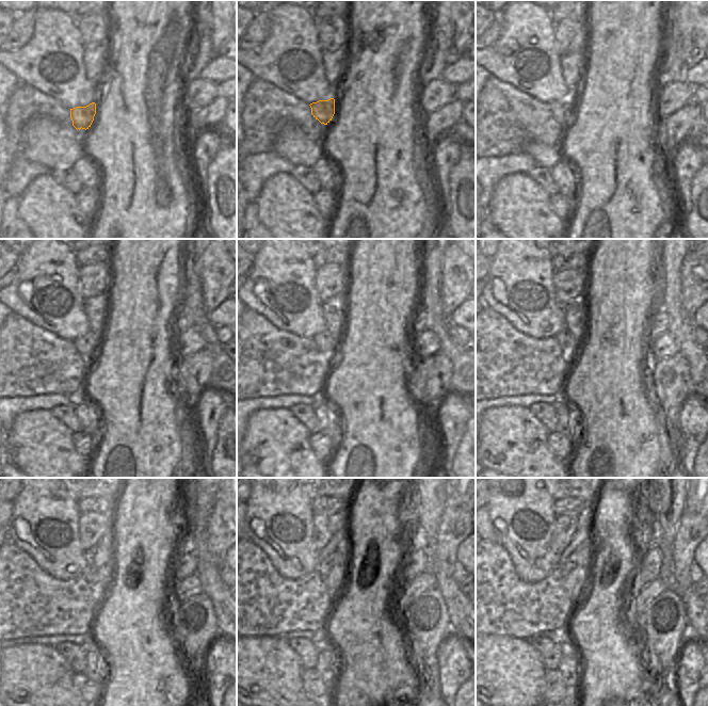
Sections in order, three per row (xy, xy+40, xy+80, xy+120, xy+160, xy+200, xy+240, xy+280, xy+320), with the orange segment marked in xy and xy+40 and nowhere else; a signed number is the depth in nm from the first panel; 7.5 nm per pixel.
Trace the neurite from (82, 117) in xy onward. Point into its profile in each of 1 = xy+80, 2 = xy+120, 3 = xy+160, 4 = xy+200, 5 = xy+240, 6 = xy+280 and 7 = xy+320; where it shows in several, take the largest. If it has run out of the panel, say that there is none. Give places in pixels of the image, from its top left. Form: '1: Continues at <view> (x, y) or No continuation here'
1: Continues at xy+80 (561, 110)
2: Continues at xy+120 (86, 346)
3: Continues at xy+160 (325, 341)
4: Continues at xy+200 (565, 338)
5: Continues at xy+240 (89, 572)
6: Continues at xy+280 (342, 556)
7: Continues at xy+320 (583, 556)

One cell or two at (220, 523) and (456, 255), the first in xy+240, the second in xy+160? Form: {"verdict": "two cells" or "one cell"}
{"verdict": "one cell"}

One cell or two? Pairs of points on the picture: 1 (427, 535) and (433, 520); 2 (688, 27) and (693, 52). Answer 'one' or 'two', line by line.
1: one
2: one

